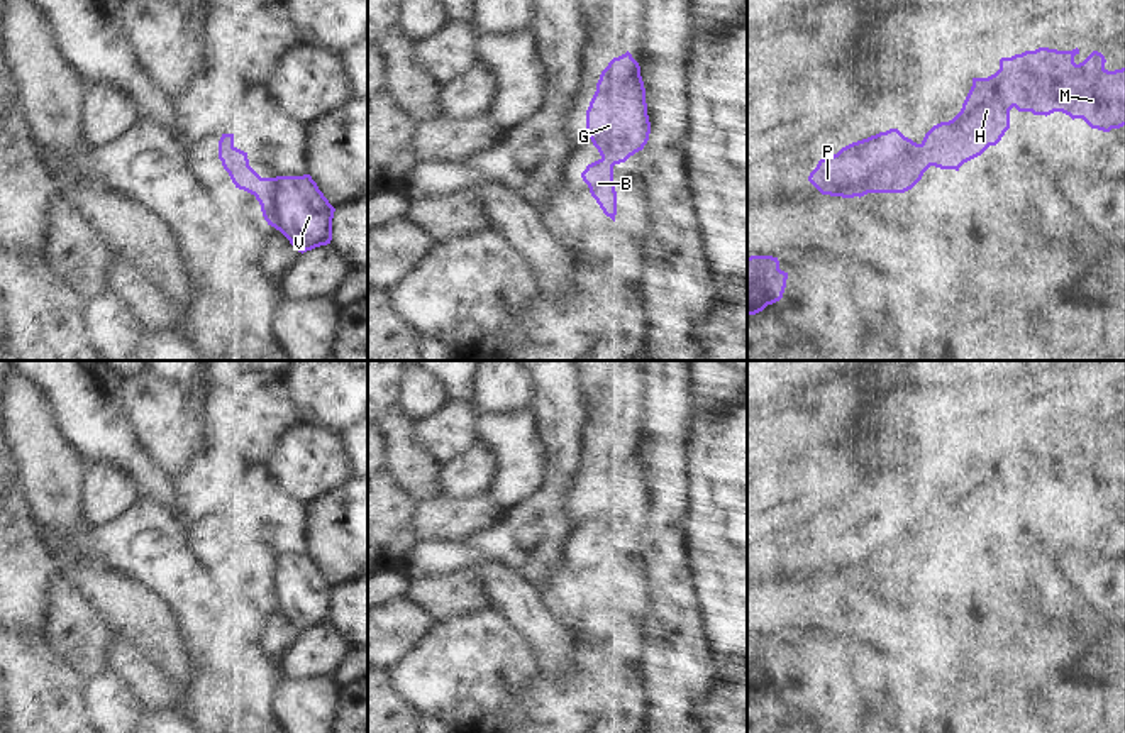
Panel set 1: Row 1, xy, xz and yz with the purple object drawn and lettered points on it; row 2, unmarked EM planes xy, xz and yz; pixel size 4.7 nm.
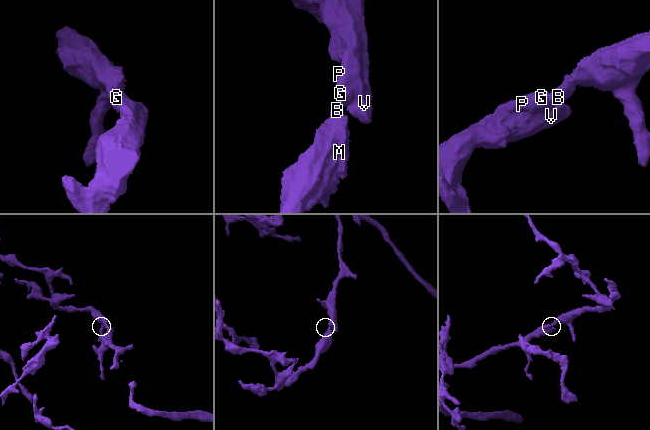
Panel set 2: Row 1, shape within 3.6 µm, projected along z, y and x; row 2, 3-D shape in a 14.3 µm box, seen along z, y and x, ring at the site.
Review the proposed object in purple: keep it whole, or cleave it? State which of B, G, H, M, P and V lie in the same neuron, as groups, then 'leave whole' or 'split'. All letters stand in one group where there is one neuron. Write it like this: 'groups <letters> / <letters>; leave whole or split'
groups B G H M P V; leave whole

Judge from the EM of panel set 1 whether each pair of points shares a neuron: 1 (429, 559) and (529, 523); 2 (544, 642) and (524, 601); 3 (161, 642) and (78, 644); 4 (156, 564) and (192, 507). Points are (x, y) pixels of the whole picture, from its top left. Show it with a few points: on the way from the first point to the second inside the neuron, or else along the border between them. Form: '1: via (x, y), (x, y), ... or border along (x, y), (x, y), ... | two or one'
1: via (454, 556), (478, 545), (504, 542) | one
2: via (543, 632), (524, 611) | one
3: border along (88, 600), (112, 633) | two
4: border along (173, 513), (187, 527), (217, 539) | two

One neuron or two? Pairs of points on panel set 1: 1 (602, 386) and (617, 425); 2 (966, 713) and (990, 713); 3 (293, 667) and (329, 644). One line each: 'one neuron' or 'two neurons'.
1: one neuron
2: one neuron
3: one neuron

